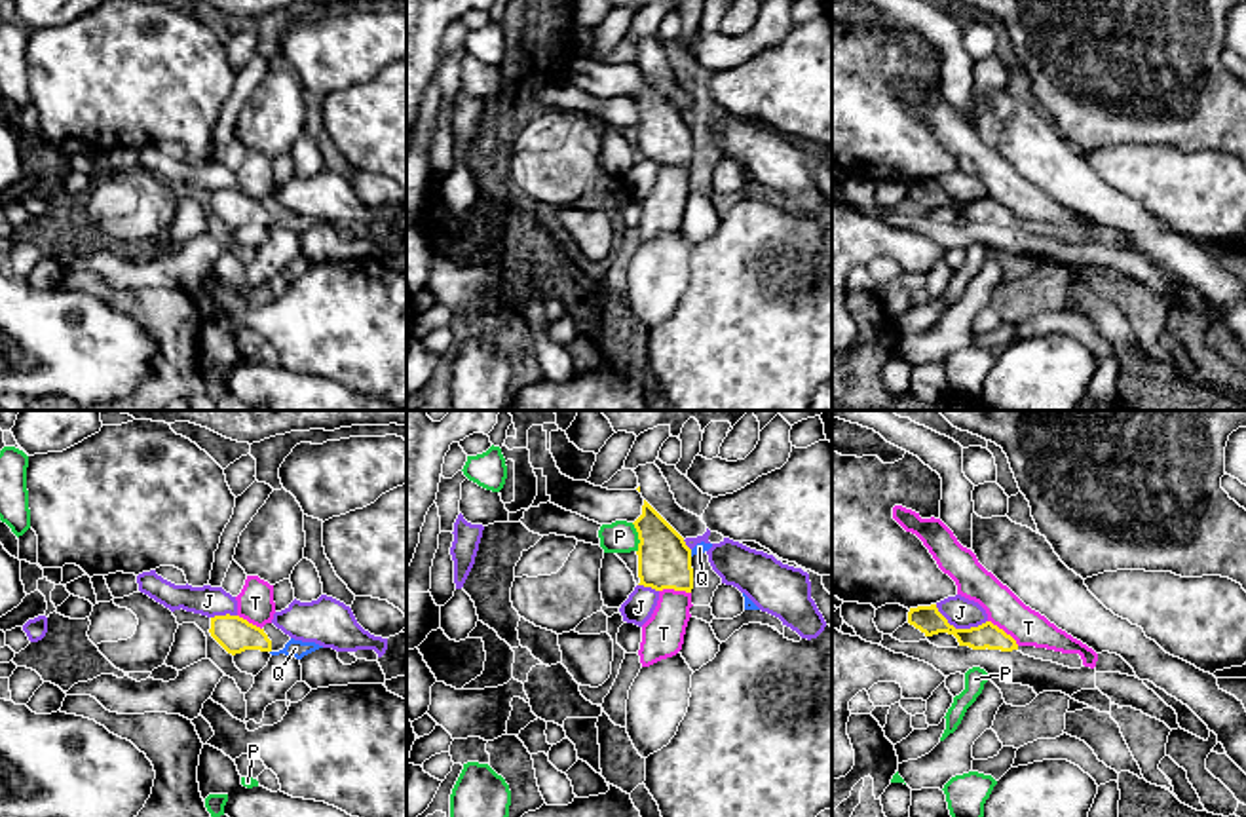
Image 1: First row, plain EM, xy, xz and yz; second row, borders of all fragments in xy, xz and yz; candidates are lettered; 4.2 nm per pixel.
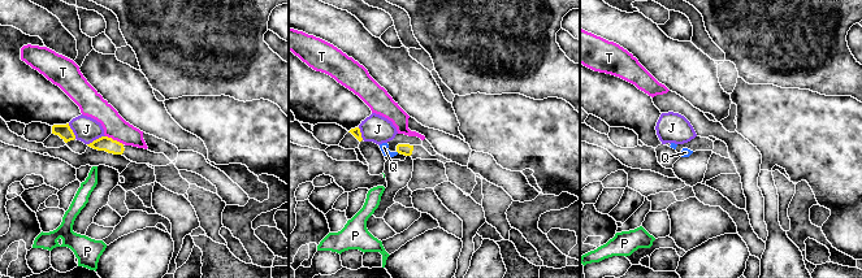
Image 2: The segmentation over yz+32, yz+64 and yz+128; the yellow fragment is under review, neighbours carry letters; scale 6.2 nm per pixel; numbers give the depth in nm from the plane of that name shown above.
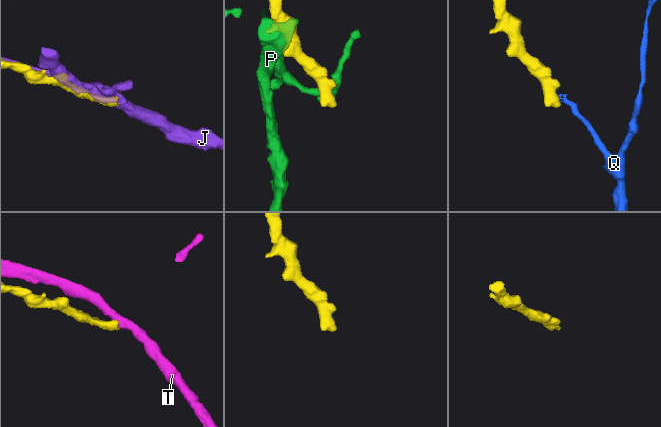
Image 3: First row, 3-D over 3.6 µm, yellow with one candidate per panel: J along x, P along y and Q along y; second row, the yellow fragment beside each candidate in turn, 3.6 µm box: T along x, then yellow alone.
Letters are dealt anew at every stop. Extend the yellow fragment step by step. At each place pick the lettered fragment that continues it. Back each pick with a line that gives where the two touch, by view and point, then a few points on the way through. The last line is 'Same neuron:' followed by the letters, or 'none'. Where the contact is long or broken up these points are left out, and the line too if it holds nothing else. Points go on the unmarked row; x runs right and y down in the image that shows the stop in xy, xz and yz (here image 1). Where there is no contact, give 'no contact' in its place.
Same neuron: none

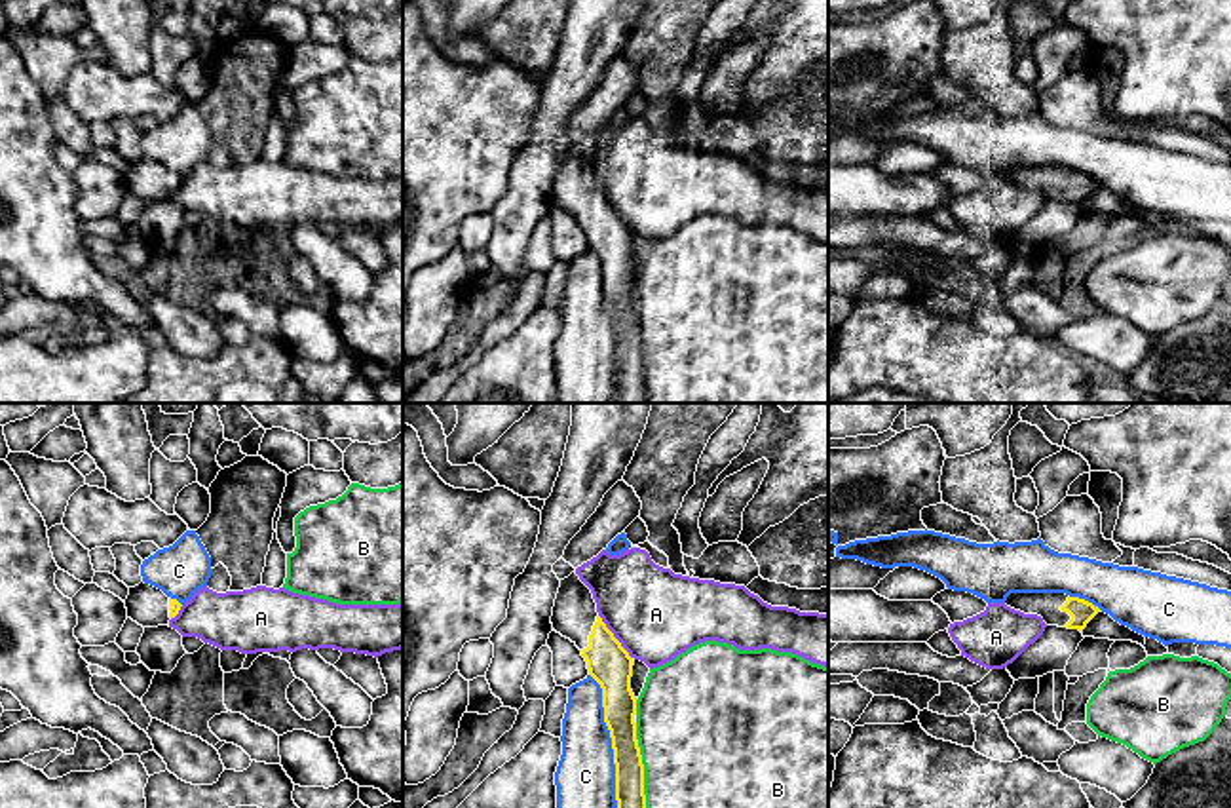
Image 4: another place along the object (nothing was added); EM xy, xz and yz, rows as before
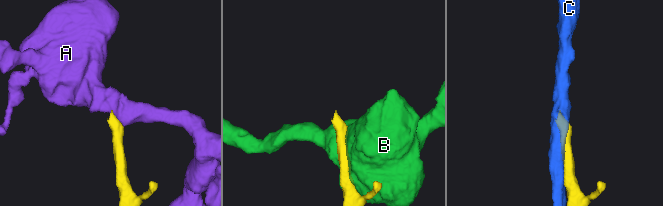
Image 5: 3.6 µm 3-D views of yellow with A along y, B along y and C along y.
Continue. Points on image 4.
Same neuron: none

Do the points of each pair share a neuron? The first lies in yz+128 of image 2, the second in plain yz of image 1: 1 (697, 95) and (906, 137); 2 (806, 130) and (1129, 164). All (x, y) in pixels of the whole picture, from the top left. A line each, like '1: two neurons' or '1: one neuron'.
1: two neurons
2: one neuron

